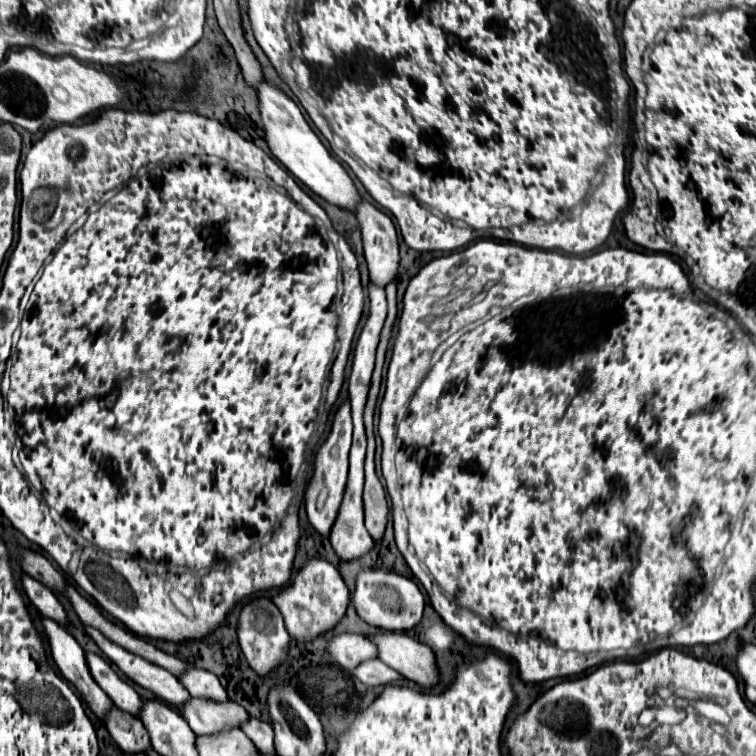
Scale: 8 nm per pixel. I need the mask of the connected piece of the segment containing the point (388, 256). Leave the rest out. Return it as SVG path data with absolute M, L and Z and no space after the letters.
M360 198L354 214L360 224L364 256L370 270L370 280L386 286L396 278L398 272L398 238L392 220L372 206L368 200Z

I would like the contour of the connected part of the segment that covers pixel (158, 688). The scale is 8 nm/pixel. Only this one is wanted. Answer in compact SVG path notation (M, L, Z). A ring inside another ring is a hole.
M84 626L84 630L90 634L90 638L98 644L98 648L136 684L140 684L146 690L152 690L160 700L164 700L166 704L170 704L172 708L176 708L178 704L182 704L182 700L186 700L186 688L182 688L182 684L178 684L178 678L156 666L150 664L148 660L144 660L142 656L136 656L128 650L124 650L122 646L114 644L112 640L108 640L100 630L92 628L92 626Z

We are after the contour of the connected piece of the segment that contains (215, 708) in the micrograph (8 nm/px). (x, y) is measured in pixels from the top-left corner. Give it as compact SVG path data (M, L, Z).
M190 696L182 706L178 706L182 718L190 724L194 734L214 734L228 726L238 726L246 720L246 710L234 700L206 700Z

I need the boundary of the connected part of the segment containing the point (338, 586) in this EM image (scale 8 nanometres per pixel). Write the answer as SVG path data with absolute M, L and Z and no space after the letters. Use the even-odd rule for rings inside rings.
M312 556L304 562L304 566L298 570L298 574L292 578L290 584L280 588L280 592L272 598L274 604L280 608L286 628L292 638L296 640L312 640L318 634L324 634L326 630L334 628L334 624L344 616L348 604L350 604L350 592L340 576L340 572L326 560Z

